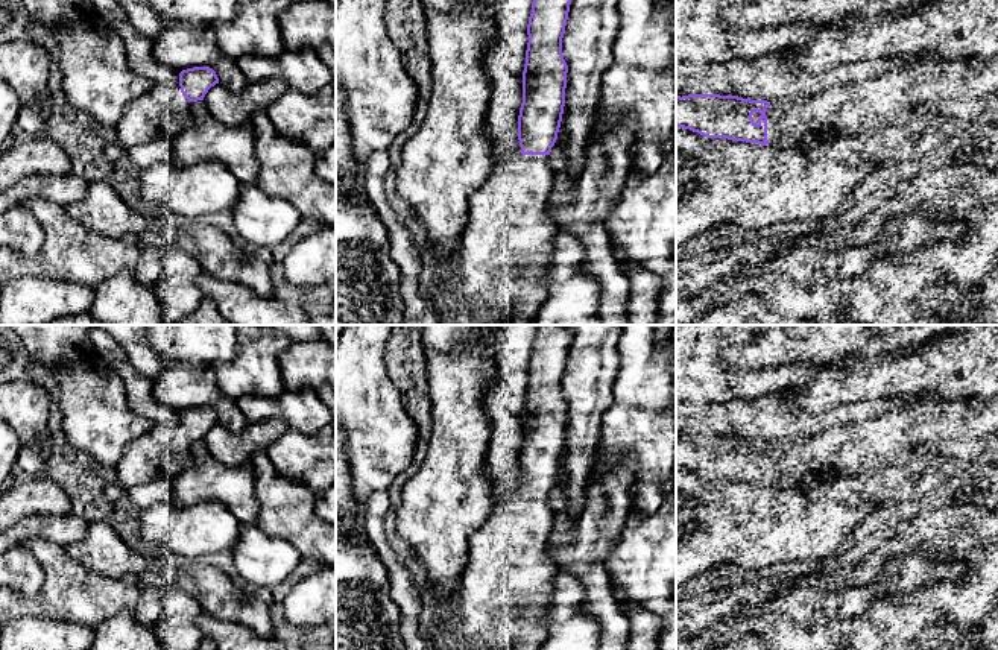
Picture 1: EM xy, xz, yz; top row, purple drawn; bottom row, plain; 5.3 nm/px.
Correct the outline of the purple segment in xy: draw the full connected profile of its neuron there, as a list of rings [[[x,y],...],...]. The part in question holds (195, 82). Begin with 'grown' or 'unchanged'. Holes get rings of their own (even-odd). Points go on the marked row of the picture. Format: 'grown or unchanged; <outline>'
grown; [[[193,67],[179,73],[176,87],[152,88],[126,105],[115,126],[118,141],[134,147],[156,138],[176,138],[190,125],[190,105],[204,100],[211,87],[219,84],[210,67]]]

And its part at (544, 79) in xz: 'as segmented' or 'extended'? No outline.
extended

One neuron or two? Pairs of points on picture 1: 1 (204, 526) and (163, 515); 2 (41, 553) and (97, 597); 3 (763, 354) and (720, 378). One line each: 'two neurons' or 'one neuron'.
1: one neuron
2: one neuron
3: two neurons

